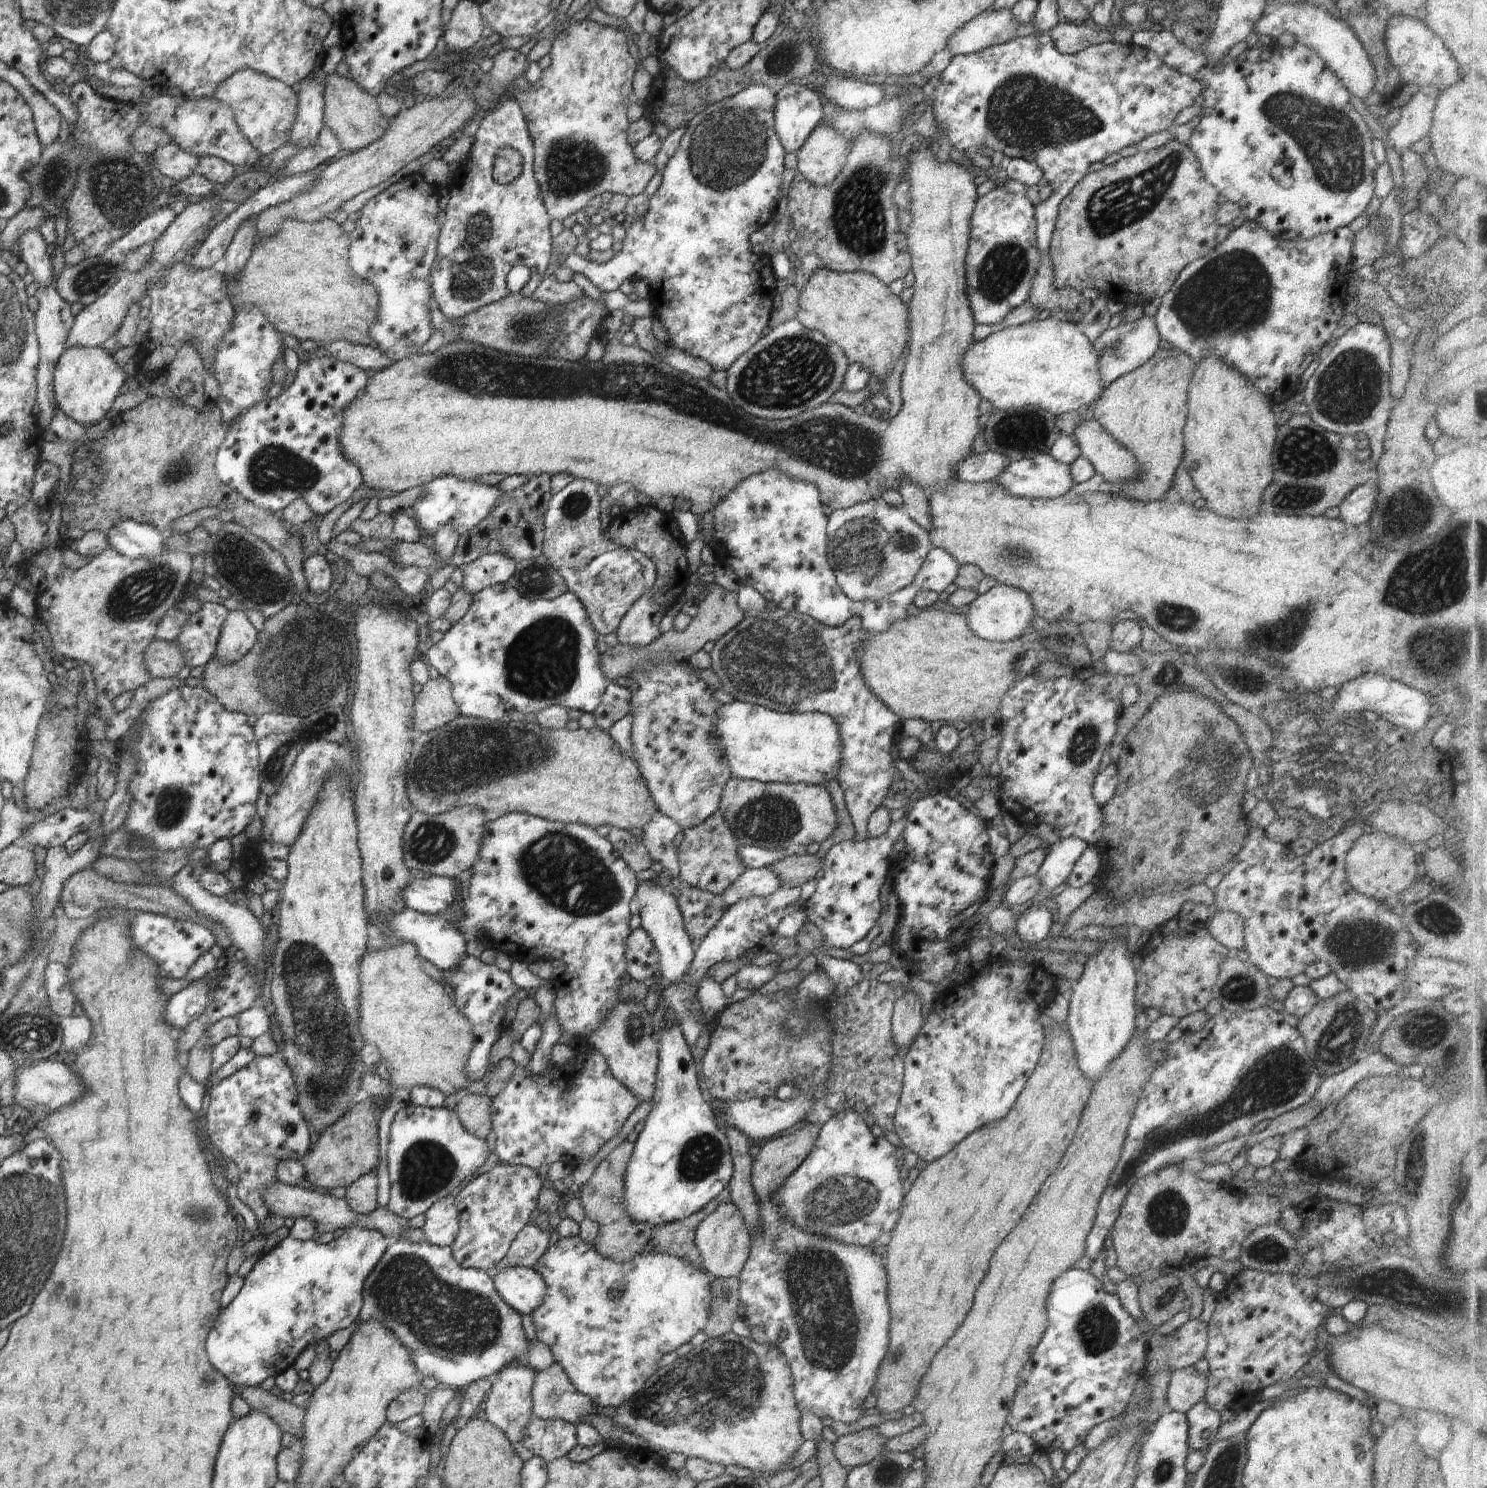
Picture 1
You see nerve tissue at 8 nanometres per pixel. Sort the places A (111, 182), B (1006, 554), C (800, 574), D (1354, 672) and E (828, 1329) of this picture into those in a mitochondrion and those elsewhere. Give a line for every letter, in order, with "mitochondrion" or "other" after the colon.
A: mitochondrion
B: mitochondrion
C: other
D: other
E: mitochondrion

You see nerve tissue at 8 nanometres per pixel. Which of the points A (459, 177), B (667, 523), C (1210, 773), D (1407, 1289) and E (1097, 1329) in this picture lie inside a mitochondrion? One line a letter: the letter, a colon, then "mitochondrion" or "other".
A: other
B: other
C: mitochondrion
D: mitochondrion
E: mitochondrion

